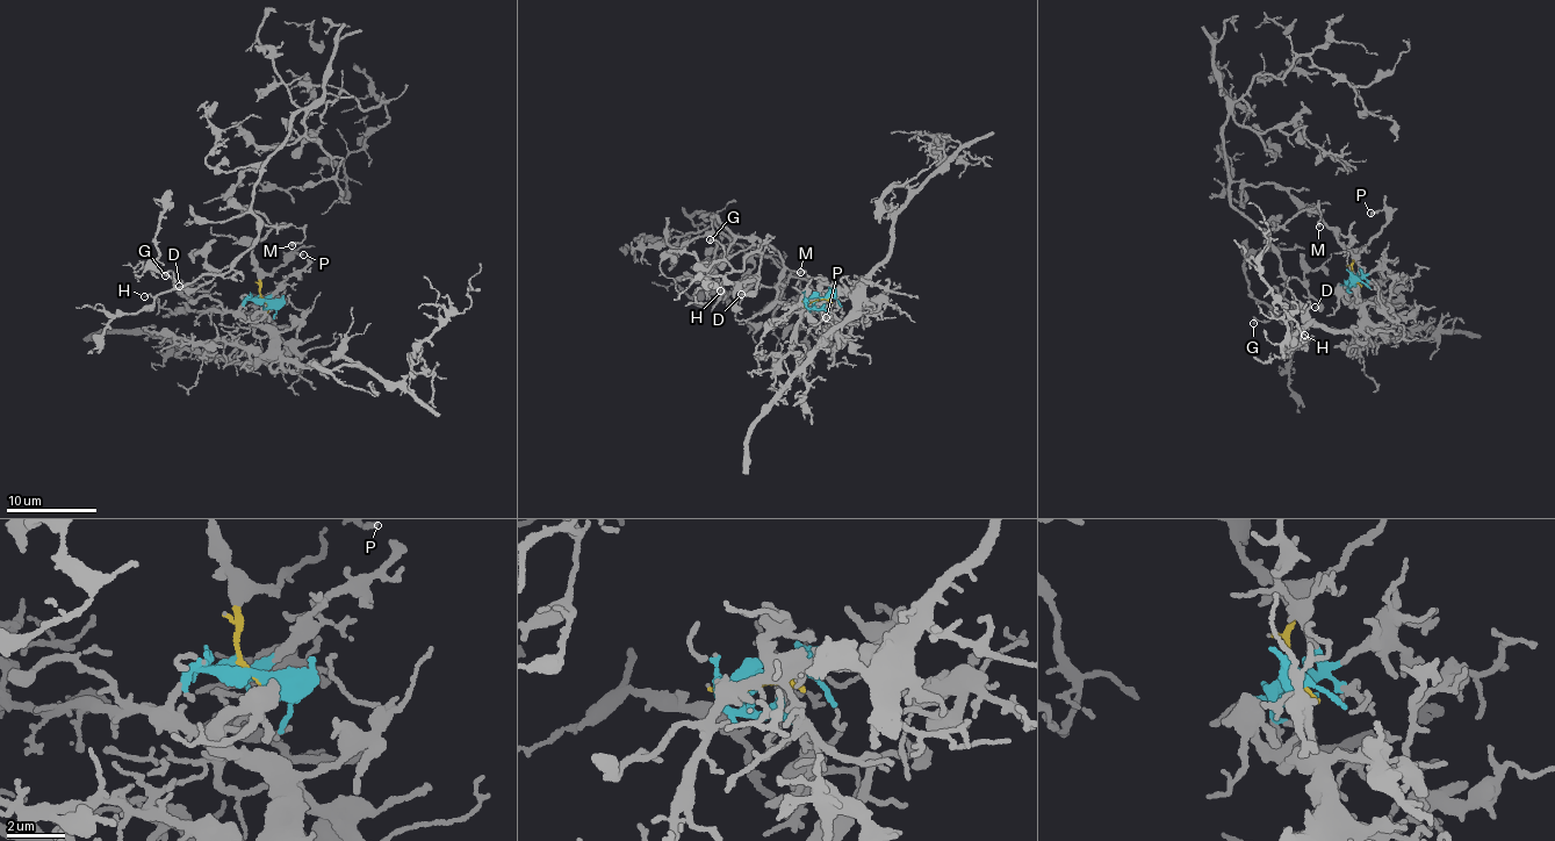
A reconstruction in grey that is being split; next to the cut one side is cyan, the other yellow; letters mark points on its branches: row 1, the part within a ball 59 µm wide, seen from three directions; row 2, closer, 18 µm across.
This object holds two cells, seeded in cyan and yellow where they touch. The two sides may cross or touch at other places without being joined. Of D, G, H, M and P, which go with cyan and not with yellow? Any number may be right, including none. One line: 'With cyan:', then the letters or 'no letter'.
With cyan: no letter

